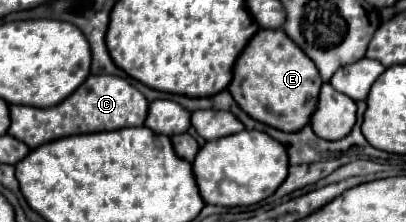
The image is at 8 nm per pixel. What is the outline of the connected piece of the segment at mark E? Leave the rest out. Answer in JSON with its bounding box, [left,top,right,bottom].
[227,28,321,132]

